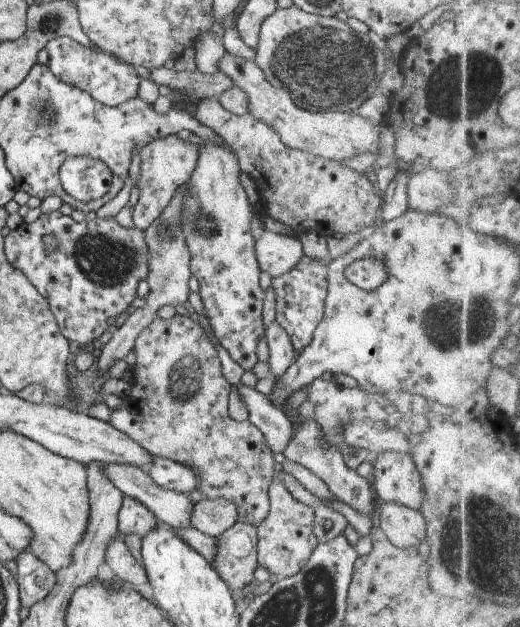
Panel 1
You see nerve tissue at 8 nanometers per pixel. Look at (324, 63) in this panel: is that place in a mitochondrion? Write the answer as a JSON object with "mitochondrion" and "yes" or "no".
{"mitochondrion":"yes"}

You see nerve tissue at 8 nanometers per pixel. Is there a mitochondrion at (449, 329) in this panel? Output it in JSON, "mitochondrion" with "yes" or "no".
{"mitochondrion":"yes"}

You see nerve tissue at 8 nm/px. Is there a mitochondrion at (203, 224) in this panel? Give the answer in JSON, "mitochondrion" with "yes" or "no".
{"mitochondrion":"yes"}

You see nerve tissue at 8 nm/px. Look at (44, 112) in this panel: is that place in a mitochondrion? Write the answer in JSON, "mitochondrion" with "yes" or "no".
{"mitochondrion":"yes"}

